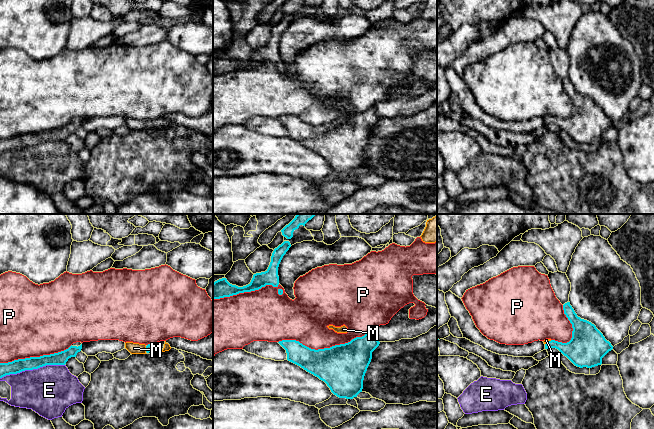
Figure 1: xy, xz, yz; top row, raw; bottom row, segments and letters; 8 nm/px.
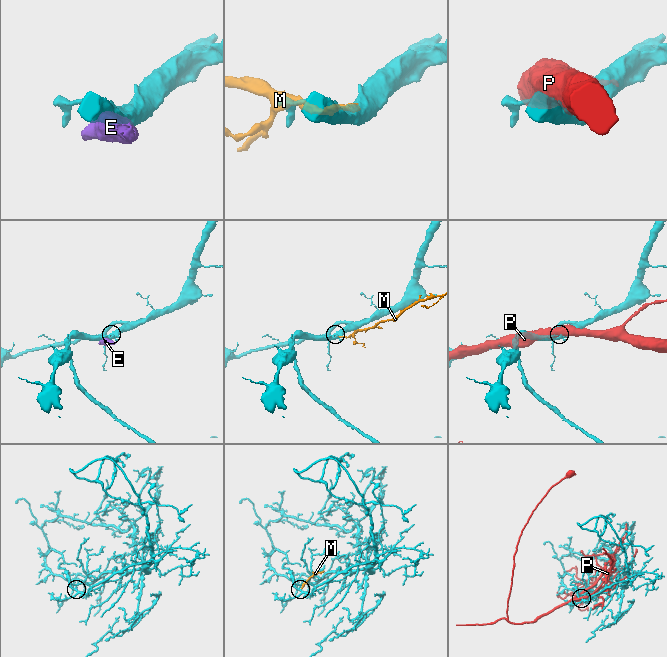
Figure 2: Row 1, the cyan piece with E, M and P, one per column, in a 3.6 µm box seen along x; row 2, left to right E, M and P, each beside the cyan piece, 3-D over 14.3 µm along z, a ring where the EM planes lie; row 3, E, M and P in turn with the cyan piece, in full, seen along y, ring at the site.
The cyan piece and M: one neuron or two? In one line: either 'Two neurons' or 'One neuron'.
One neuron

